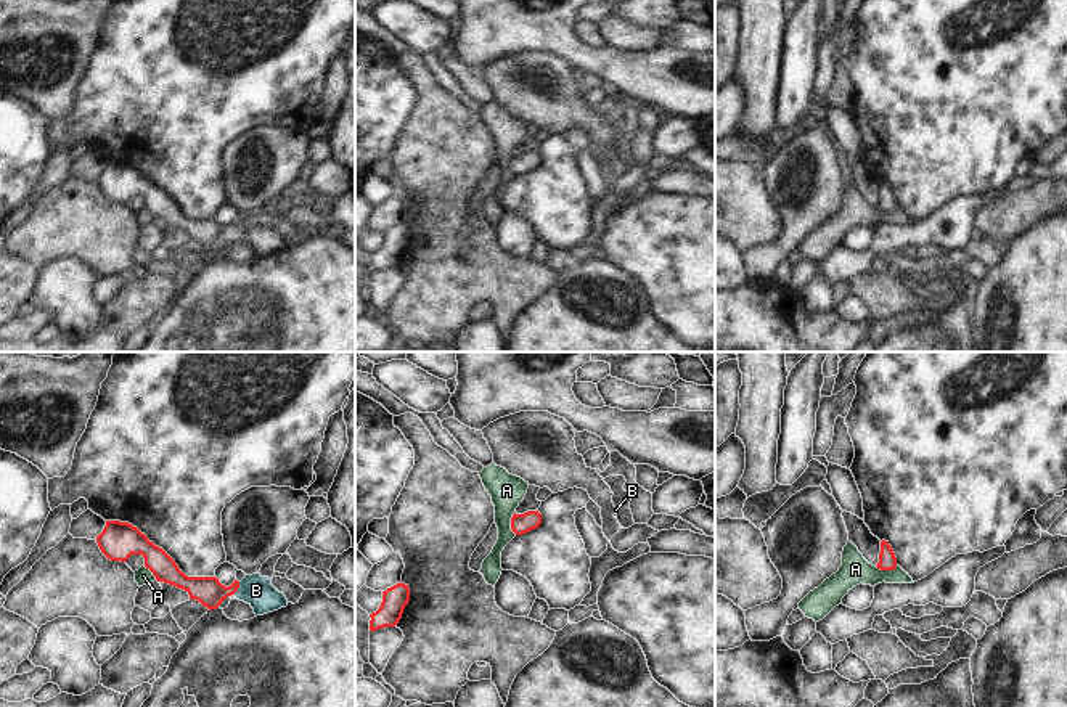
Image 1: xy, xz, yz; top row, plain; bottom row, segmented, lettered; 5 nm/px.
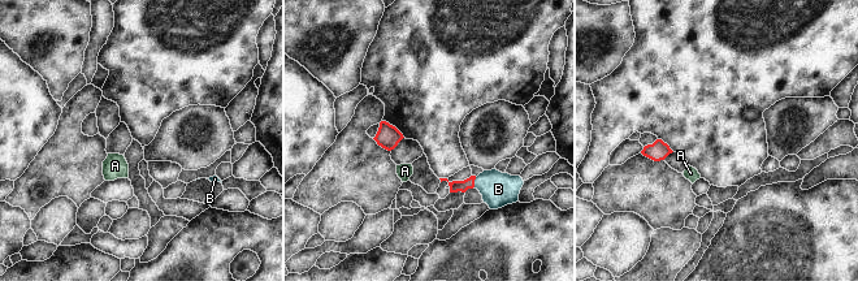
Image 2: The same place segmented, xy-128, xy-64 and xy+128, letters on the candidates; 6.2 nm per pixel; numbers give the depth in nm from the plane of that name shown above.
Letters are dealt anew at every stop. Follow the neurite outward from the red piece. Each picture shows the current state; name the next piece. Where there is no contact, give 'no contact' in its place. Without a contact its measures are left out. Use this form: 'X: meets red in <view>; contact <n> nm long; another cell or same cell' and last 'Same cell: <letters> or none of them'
A: meets red in xz; contact 120 nm long; another cell
B: meets red in xy; contact 70 nm long; same cell
Same cell: B

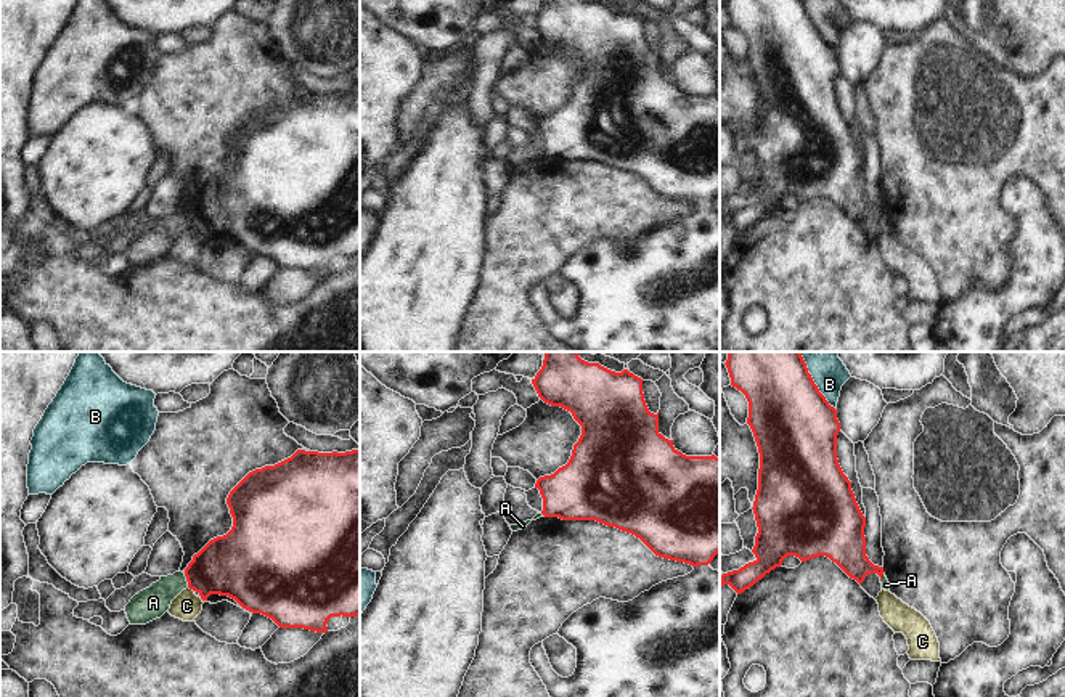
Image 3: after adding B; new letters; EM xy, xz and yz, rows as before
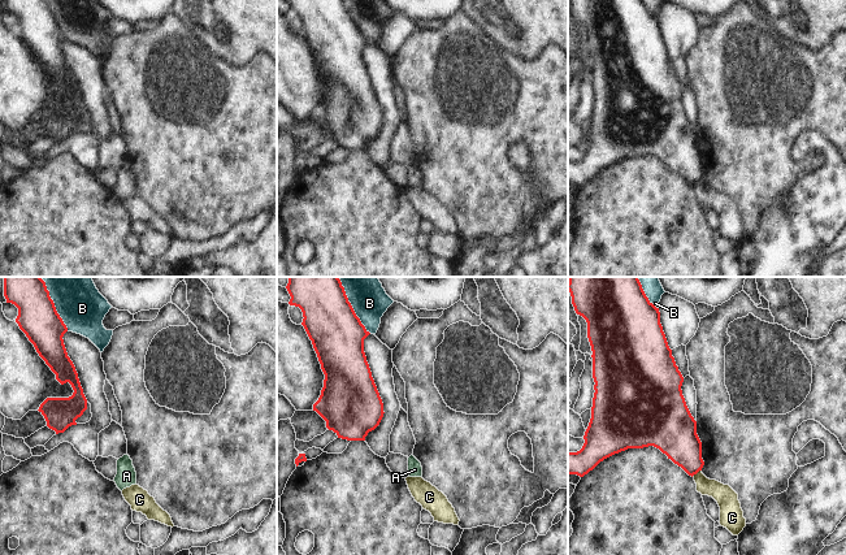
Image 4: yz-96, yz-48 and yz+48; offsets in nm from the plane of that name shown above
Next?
A: meets red in xy; contact 80 nm long; another cell
B: meets red in yz; contact 340 nm long; another cell
C: meets red in xy; contact 40 nm long; another cell
Same cell: none of them

